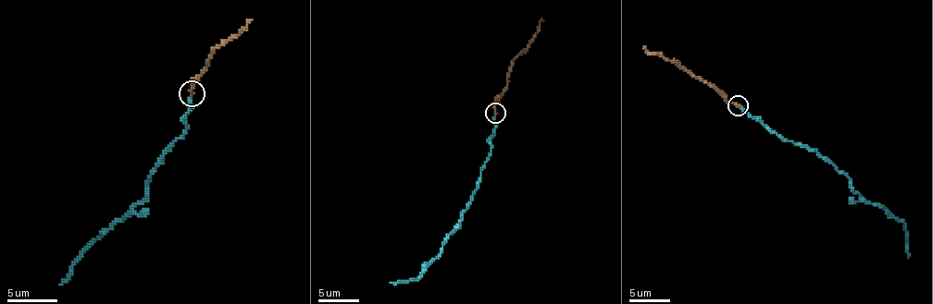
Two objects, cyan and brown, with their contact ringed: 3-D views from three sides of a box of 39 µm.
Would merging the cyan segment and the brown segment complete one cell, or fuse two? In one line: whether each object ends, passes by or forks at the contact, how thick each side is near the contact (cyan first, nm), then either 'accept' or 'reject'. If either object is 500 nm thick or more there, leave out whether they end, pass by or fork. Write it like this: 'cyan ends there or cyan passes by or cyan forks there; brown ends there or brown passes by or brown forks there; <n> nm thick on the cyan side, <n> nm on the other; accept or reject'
cyan ends there; brown ends there; 180 nm thick on the cyan side, 180 nm on the other; accept

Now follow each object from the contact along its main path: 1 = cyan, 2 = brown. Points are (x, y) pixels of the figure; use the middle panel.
1: (495, 114), (495, 133), (489, 139), (491, 152), (461, 224), (446, 238), (441, 254), (418, 278), (390, 283)
2: (495, 114), (495, 99), (507, 87), (511, 63), (528, 47), (541, 18)

